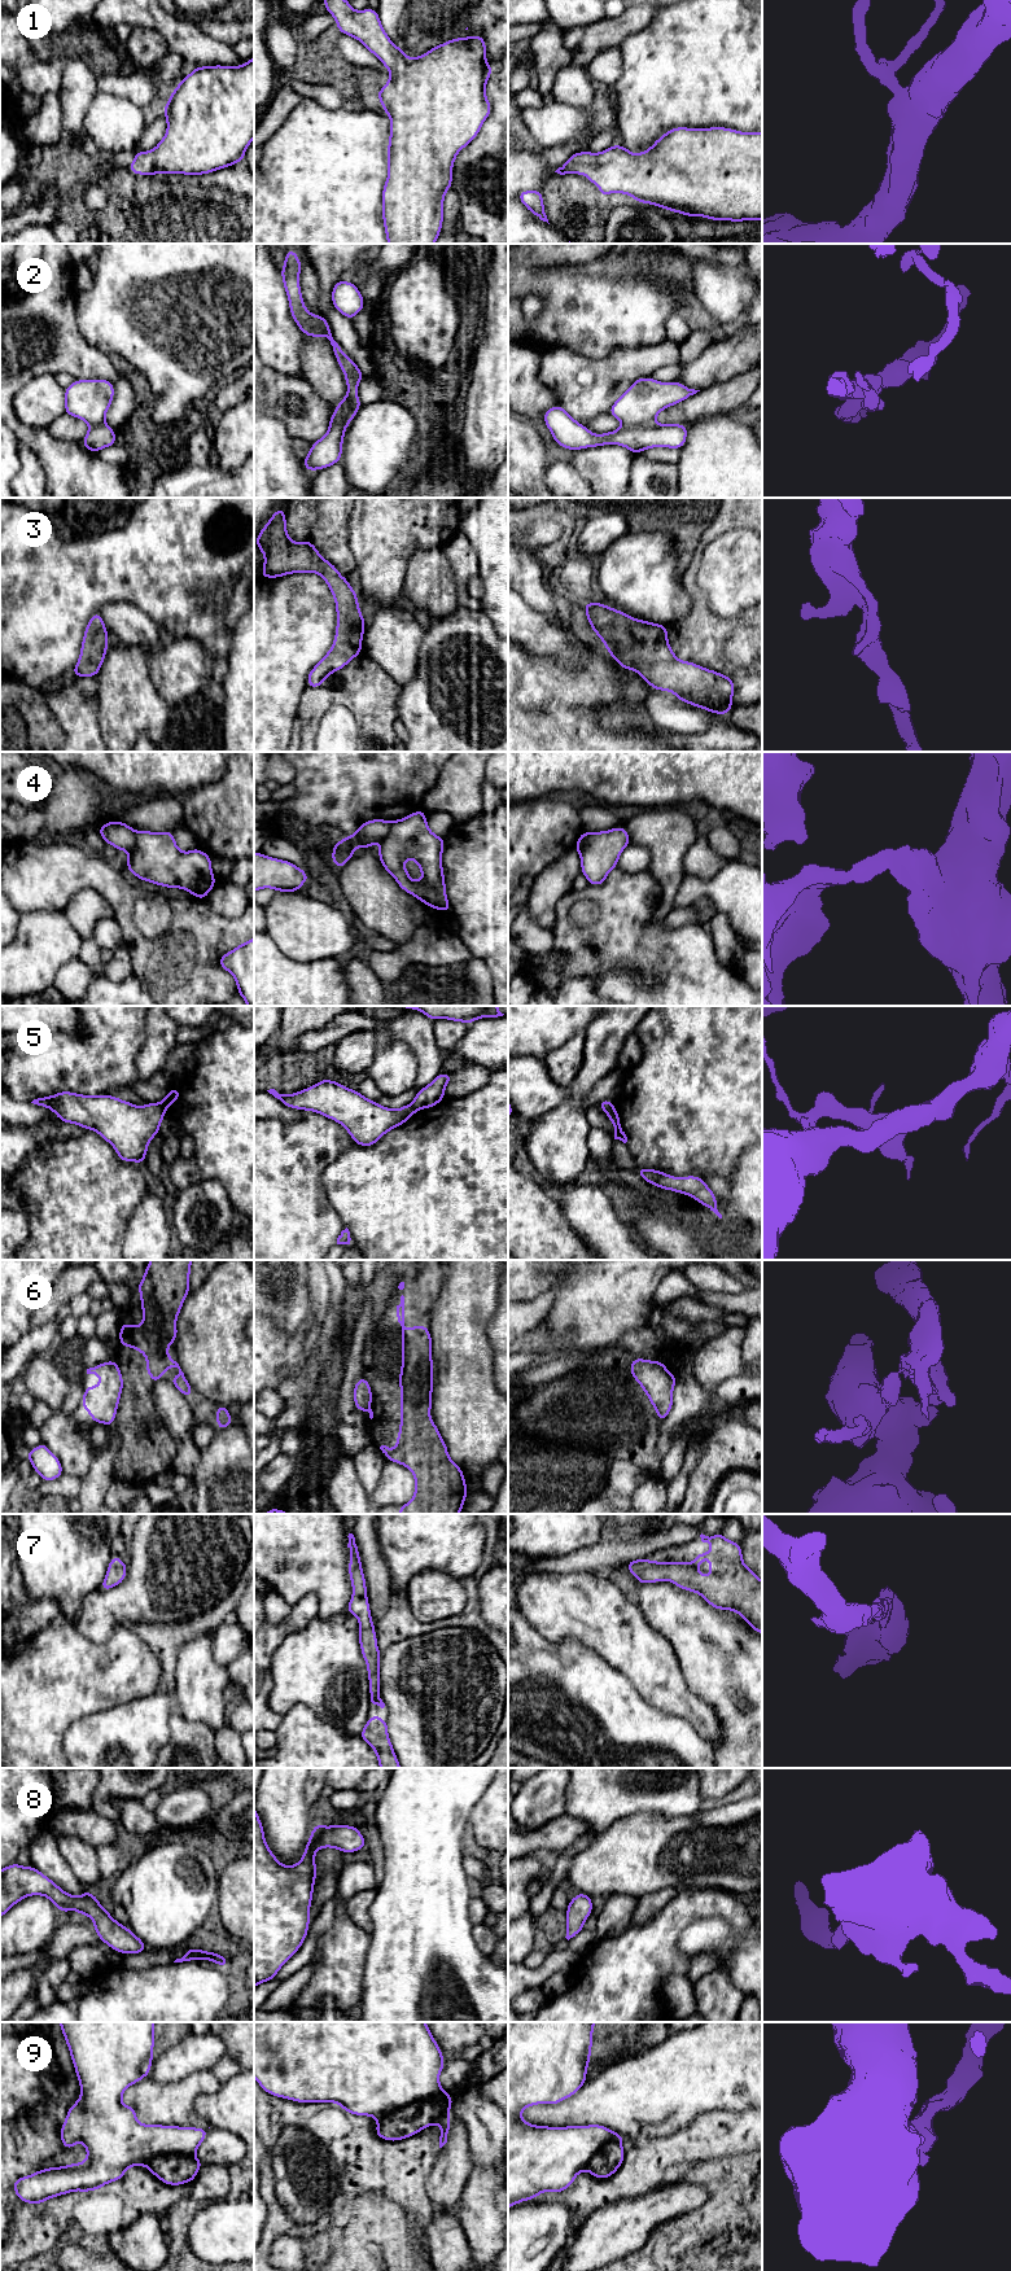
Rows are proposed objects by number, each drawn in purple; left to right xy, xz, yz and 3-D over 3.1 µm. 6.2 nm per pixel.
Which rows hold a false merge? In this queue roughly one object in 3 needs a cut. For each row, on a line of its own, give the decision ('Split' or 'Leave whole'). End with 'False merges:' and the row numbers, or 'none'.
1: Leave whole
2: Split
3: Leave whole
4: Split
5: Split
6: Split
7: Leave whole
8: Leave whole
9: Split
False merges: 2, 4, 5, 6, 9

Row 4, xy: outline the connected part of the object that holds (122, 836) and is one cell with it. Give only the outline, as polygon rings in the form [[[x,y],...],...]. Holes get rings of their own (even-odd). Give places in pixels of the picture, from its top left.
[[[111,821],[99,826],[104,843],[113,845],[117,850],[132,852],[136,846],[136,831],[121,822]]]

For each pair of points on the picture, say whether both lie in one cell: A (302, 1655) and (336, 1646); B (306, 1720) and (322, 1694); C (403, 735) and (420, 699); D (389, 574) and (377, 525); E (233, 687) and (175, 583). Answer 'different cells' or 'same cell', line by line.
A: same cell
B: different cells
C: different cells
D: same cell
E: different cells

